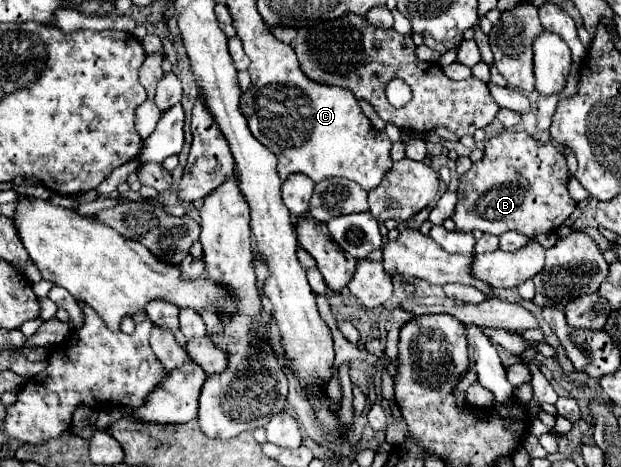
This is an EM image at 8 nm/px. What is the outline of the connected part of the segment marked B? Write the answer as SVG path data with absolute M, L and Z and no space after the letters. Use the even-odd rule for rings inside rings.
M505 132L485 142L483 160L475 162L469 172L461 176L457 188L457 206L451 214L459 232L485 232L501 236L503 232L519 232L529 238L537 234L555 234L563 222L573 214L577 202L567 192L567 166L565 156L553 146L533 140L527 132Z

